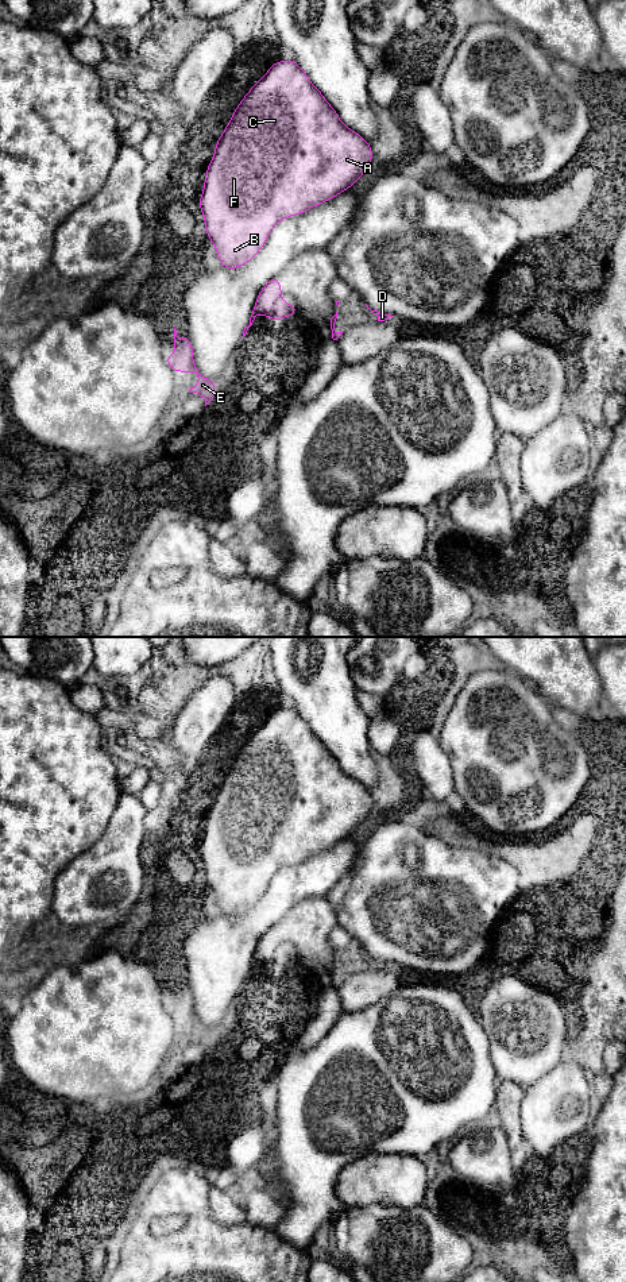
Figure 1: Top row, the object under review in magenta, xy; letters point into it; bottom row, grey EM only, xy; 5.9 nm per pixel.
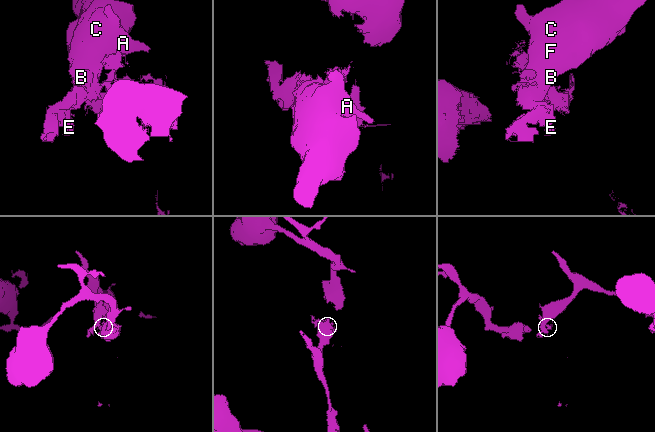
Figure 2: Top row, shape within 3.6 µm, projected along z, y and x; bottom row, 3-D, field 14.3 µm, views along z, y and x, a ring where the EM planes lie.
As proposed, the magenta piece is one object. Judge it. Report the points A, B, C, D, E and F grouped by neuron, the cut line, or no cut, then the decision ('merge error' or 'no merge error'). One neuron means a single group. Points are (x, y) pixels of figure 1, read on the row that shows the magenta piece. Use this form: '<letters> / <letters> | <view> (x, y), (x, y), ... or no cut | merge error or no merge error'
A B C D E F | no cut | no merge error

